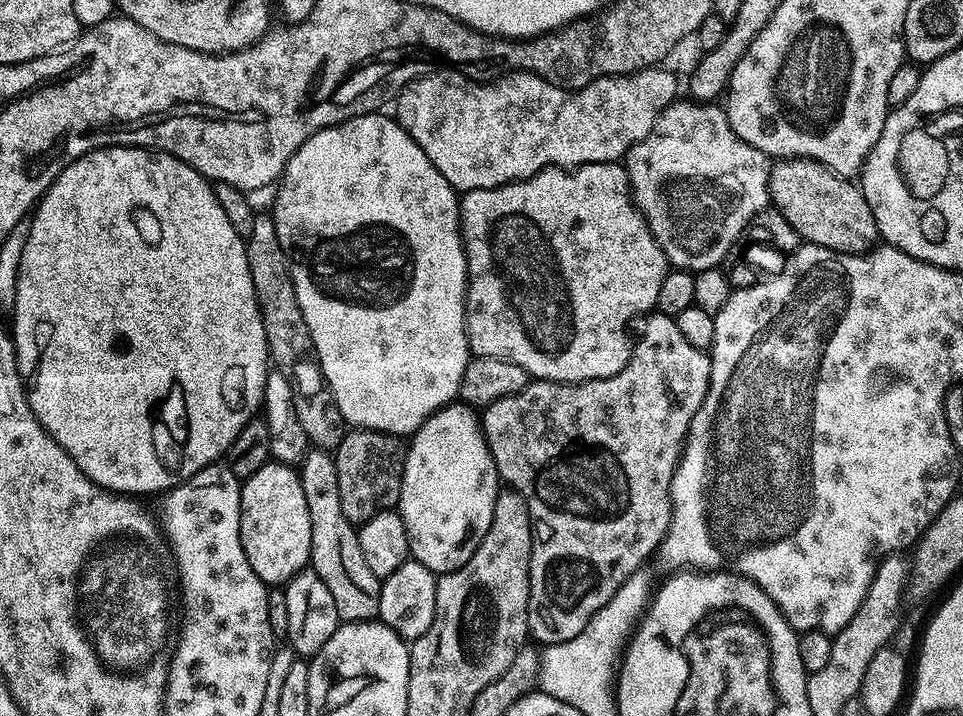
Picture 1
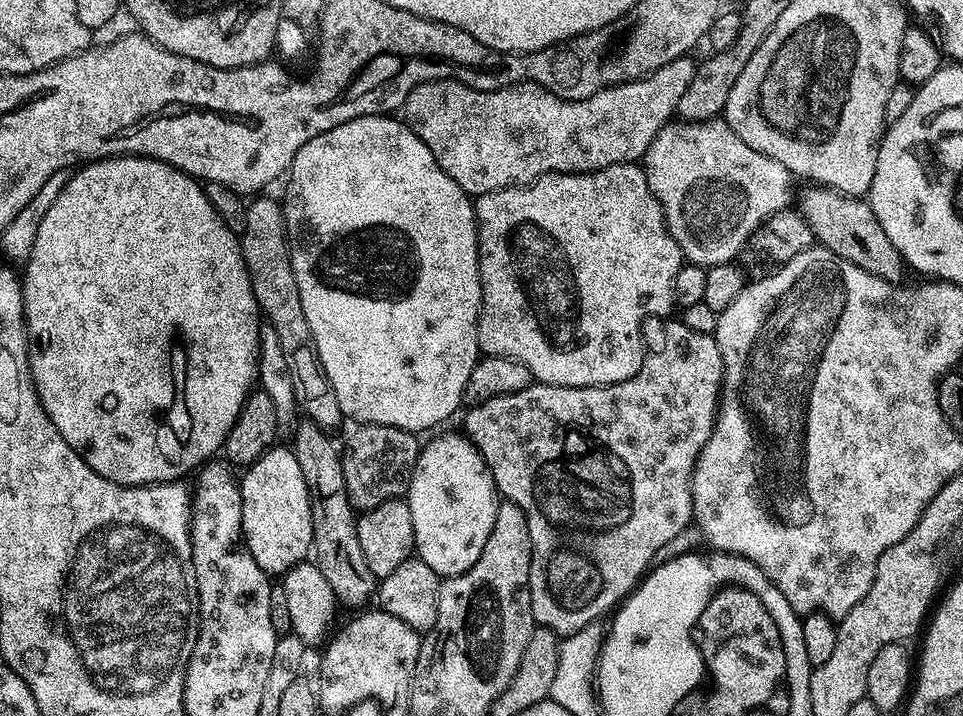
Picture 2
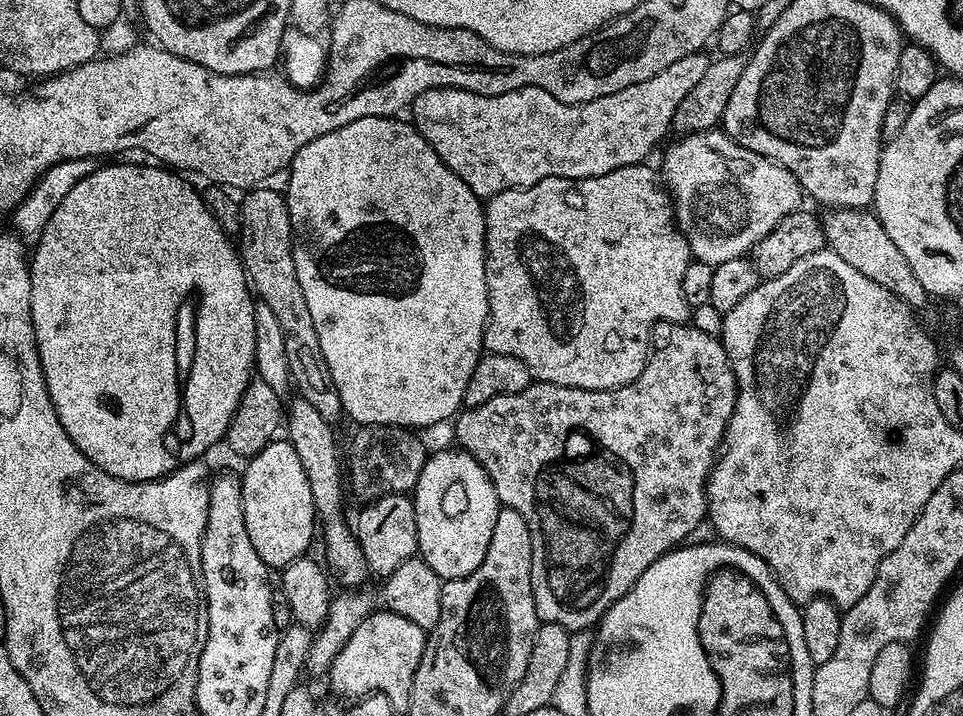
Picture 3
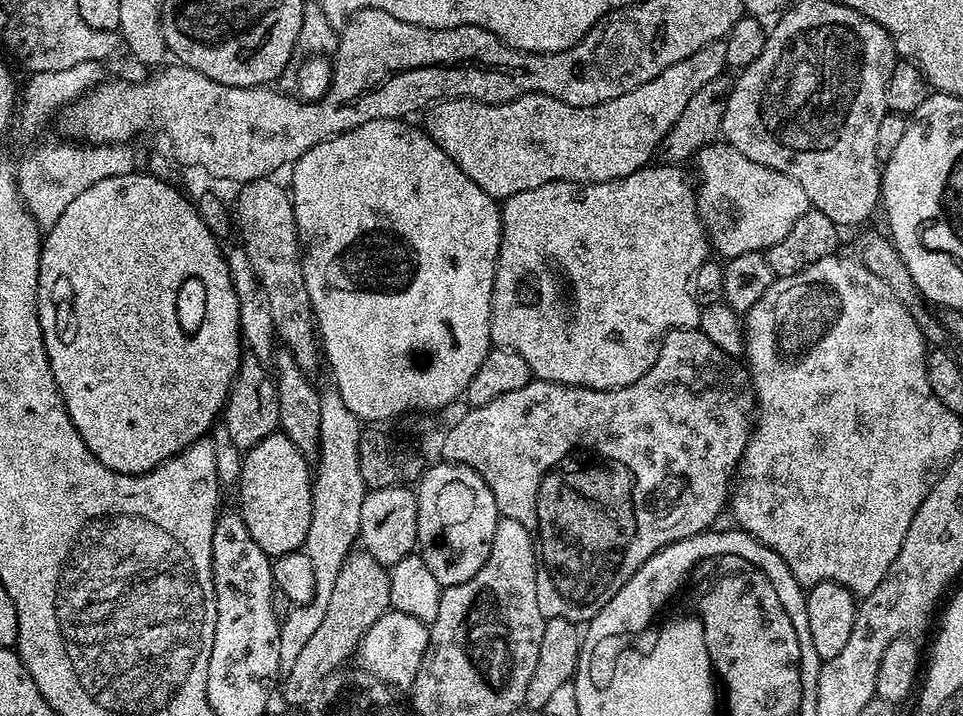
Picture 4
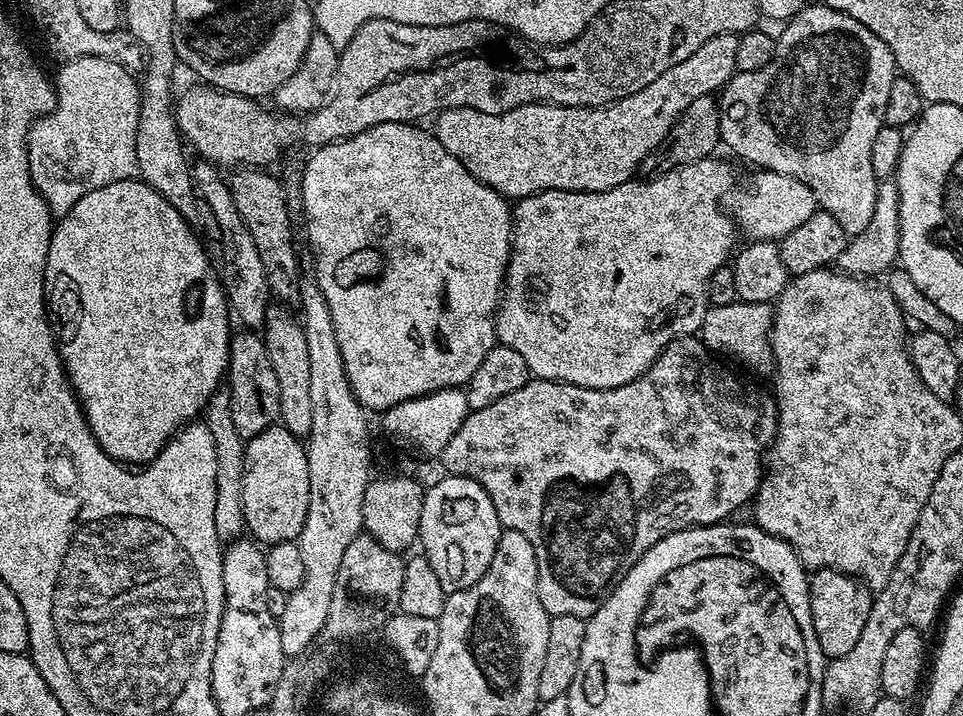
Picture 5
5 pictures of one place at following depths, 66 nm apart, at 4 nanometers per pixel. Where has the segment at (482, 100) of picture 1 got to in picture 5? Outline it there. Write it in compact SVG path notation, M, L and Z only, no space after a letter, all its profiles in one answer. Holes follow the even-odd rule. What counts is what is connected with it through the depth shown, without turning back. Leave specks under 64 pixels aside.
M737 33L718 34L714 38L702 42L702 46L698 46L698 50L694 50L694 54L690 54L690 58L678 62L678 66L670 66L670 70L666 70L666 74L658 74L658 78L654 78L654 82L650 82L650 86L642 86L642 90L638 90L638 94L630 94L626 98L603 104L597 108L567 108L561 104L523 104L514 110L506 110L503 114L482 114L473 108L448 108L435 117L434 135L438 142L442 142L445 150L454 154L454 158L458 158L458 162L462 162L462 166L466 166L466 170L471 176L478 178L478 182L482 182L487 188L493 188L495 192L500 193L509 201L515 202L524 196L533 196L536 192L545 192L551 188L567 192L605 192L614 186L622 186L637 175L641 162L651 156L654 149L662 142L662 138L666 138L670 126L674 126L674 122L680 117L682 110L686 110L686 106L690 106L690 102L694 102L694 98L719 93L724 85L732 79L736 72L734 53L738 48L739 41Z

